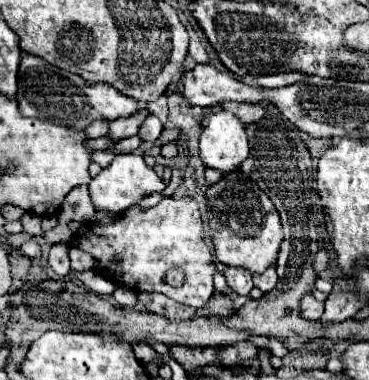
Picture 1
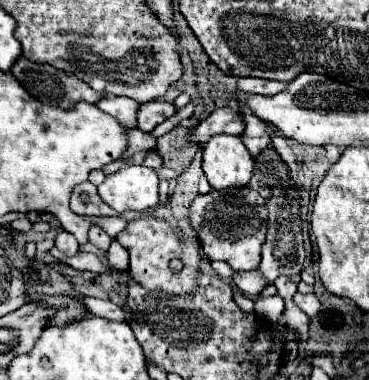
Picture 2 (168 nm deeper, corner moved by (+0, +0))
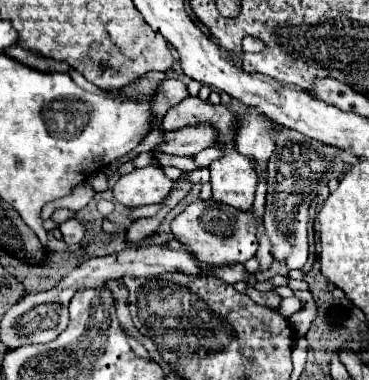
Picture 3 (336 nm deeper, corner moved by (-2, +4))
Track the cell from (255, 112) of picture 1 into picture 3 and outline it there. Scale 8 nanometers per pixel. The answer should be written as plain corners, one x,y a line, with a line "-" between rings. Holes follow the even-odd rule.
200,123
166,133
166,139
160,145
156,145
156,149
170,155
194,157
198,151
212,147
216,143
218,143
218,129
210,123

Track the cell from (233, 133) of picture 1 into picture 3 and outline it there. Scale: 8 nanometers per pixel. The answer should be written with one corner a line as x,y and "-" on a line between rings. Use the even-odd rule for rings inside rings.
234,145
224,149
224,155
210,163
212,199
236,209
250,209
254,201
258,175
250,157
242,155

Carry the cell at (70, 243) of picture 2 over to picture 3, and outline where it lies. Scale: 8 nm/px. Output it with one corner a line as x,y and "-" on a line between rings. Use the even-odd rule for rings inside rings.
68,219
68,221
60,223
60,231
62,231
64,241
68,245
78,245
84,239
84,235
86,235
86,225
76,221
76,219

